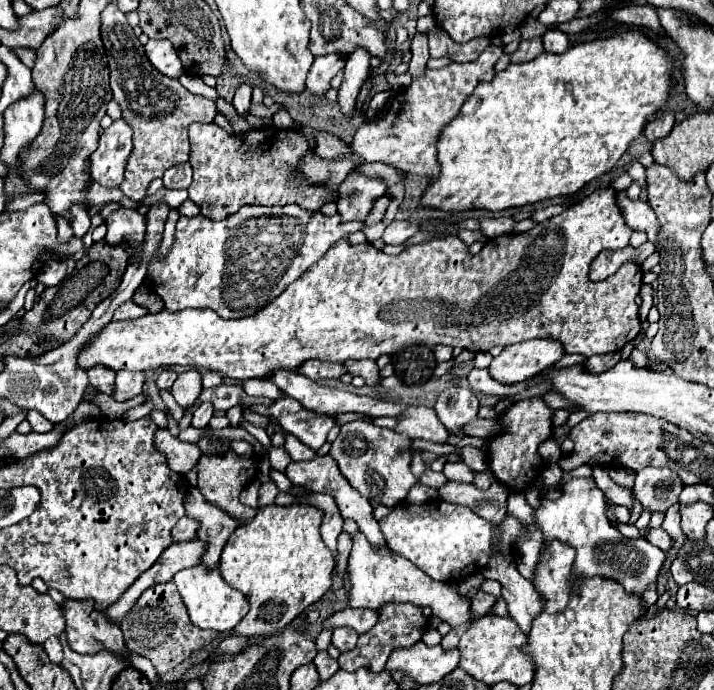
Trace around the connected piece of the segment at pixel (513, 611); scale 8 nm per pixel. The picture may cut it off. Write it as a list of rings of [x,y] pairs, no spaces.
[[[493,549],[493,555],[481,573],[485,579],[495,579],[501,583],[501,595],[509,605],[509,617],[517,621],[521,631],[527,635],[533,617],[541,613],[541,599],[537,597],[533,583],[517,571],[513,555]]]

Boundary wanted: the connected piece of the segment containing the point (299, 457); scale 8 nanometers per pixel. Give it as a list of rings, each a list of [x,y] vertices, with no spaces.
[[[285,433],[284,447],[293,461],[310,461],[317,453],[301,443],[294,435]]]

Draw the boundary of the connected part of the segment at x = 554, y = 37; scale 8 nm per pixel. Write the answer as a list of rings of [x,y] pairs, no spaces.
[[[547,31],[543,35],[543,45],[547,53],[563,53],[569,47],[569,37],[563,31]]]

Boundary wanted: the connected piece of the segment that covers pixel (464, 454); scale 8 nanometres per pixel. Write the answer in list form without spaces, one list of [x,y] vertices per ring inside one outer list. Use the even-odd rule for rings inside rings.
[[[463,447],[461,449],[461,461],[465,461],[473,471],[485,471],[487,469],[485,453],[475,449],[475,447]]]

